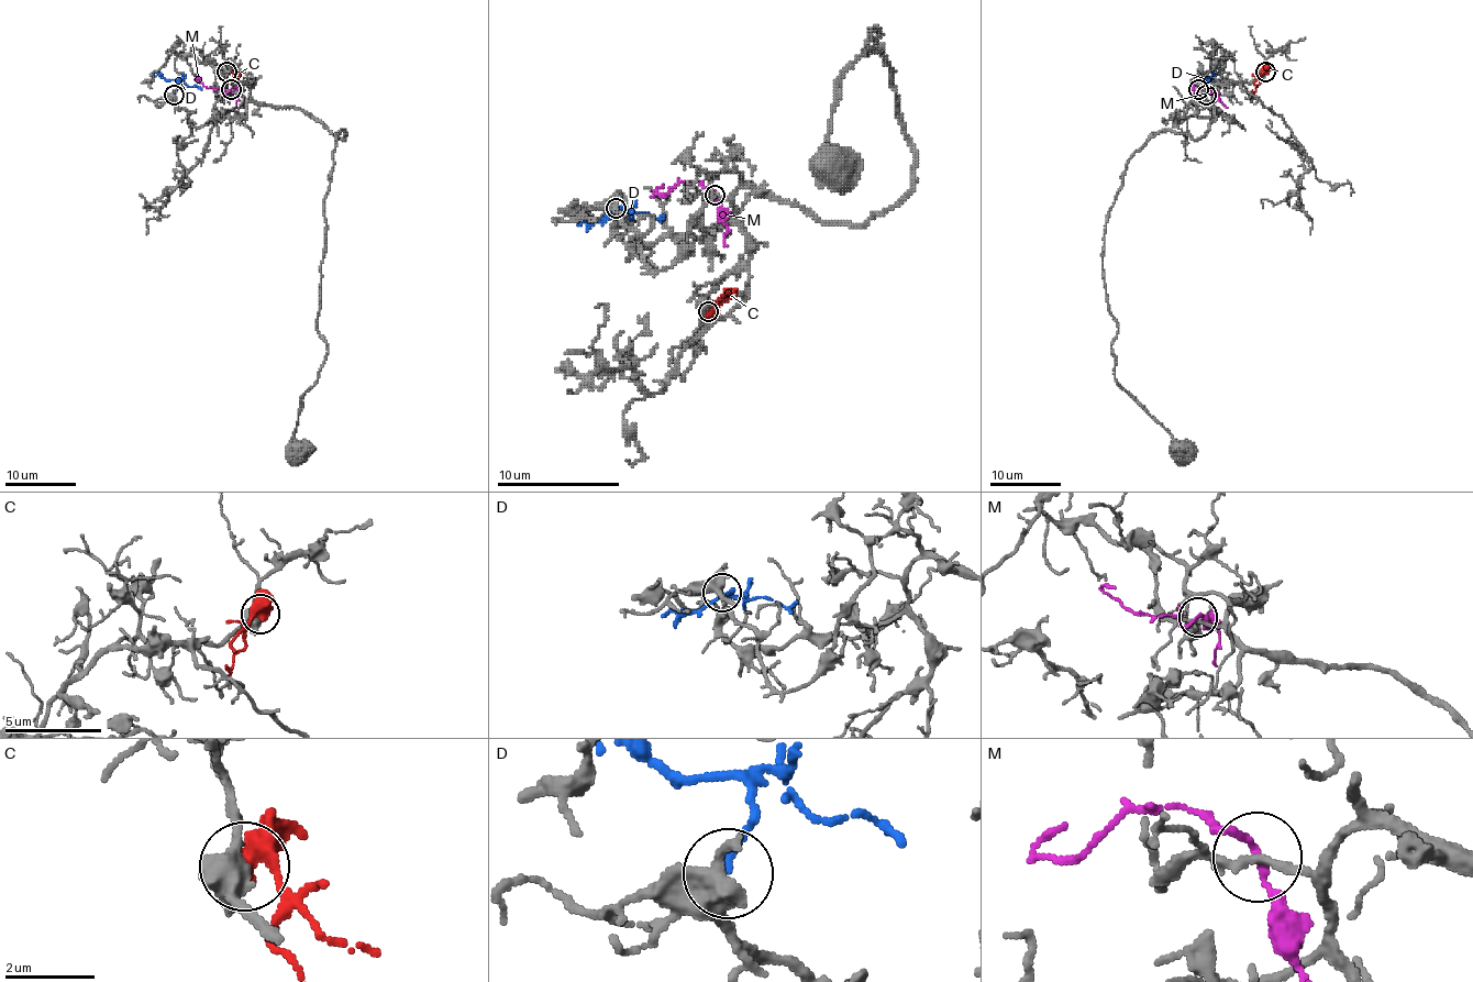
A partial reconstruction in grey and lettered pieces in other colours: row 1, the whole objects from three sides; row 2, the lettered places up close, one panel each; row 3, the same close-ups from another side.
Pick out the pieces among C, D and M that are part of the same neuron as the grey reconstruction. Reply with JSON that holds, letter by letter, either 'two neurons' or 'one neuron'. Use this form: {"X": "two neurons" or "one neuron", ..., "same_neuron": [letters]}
{"C": "two neurons", "D": "two neurons", "M": "two neurons", "same_neuron": []}

